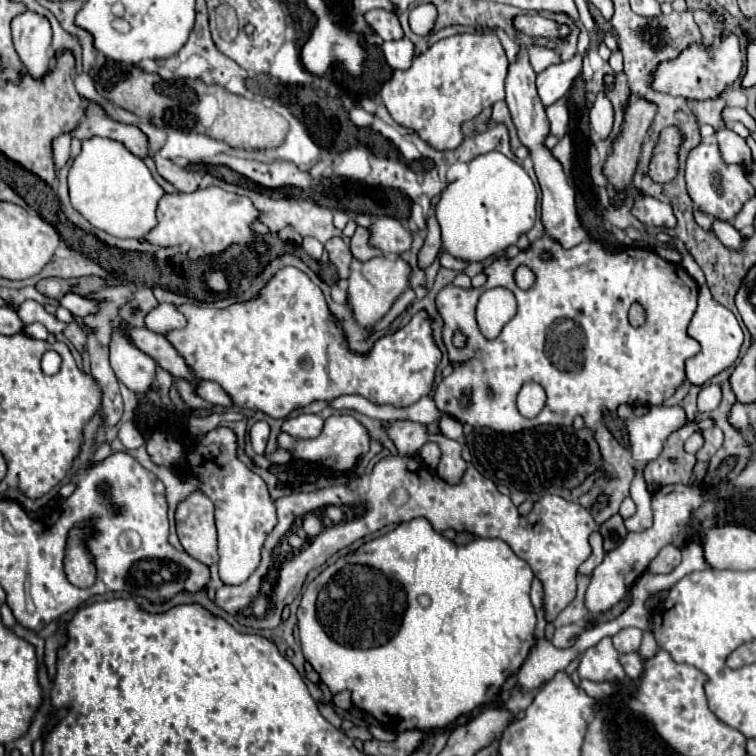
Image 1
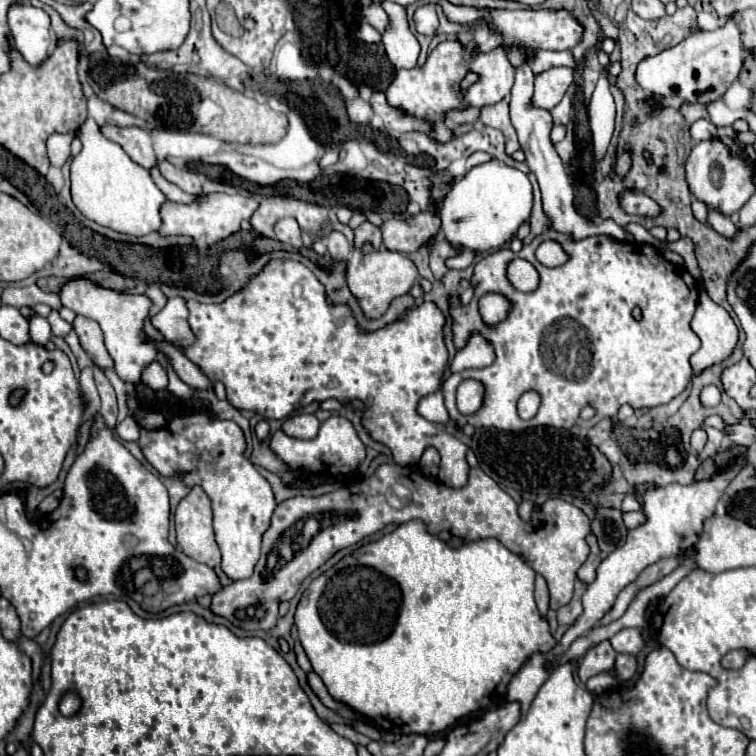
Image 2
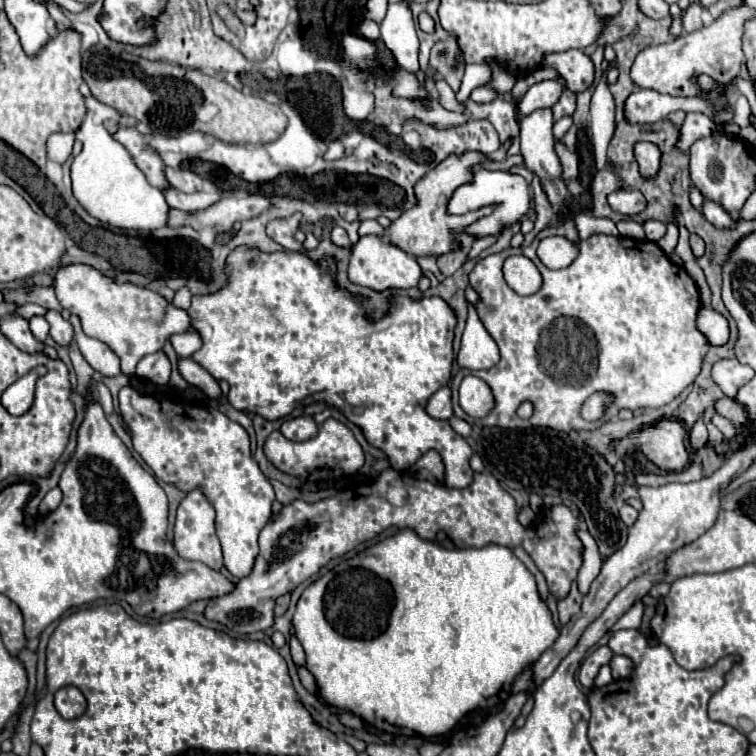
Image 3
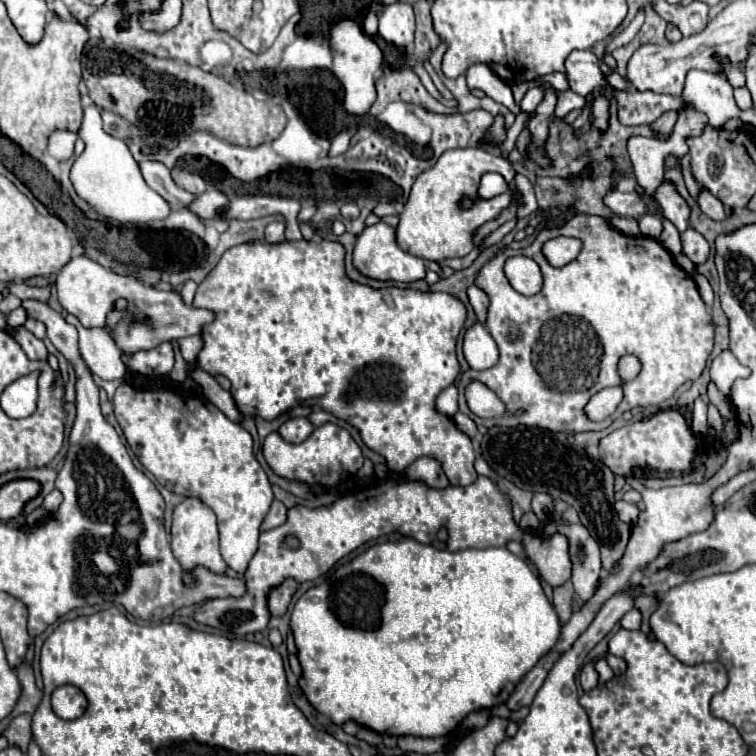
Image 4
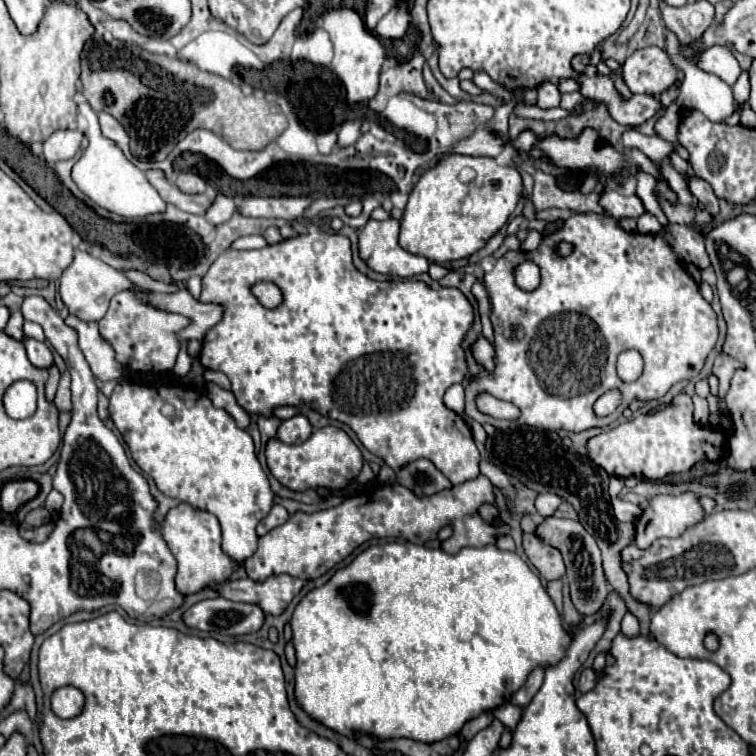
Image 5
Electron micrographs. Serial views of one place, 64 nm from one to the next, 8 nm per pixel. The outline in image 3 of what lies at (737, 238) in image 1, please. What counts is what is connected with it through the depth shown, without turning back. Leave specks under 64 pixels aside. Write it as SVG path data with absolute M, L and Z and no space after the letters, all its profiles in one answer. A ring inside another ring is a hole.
M706 200L702 206L702 214L706 216L708 222L712 222L716 228L730 228L732 226L732 218L728 216L728 212L724 208L720 208L720 204Z

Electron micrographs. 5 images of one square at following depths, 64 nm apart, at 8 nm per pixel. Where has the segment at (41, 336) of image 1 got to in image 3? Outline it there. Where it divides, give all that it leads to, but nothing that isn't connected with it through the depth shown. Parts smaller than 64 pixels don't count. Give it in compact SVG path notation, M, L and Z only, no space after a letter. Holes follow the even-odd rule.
M34 316L34 318L30 318L30 330L32 330L34 338L38 338L40 342L44 342L46 336L48 336L50 326L48 326L46 318L42 318L42 316Z

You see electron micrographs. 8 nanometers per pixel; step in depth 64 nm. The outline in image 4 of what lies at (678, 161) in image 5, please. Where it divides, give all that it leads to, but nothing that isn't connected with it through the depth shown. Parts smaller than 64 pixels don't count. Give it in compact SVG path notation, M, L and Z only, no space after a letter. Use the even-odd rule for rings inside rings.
M688 166L684 168L684 182L686 182L686 188L688 188L690 196L692 196L694 200L698 200L698 194L700 194L700 184L694 180L694 176L692 176L692 172L688 170Z

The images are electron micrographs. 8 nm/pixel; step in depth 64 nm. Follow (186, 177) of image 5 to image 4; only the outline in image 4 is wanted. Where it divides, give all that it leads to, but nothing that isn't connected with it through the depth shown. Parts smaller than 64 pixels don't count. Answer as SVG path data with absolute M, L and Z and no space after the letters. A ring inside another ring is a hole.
M172 170L172 178L176 182L176 186L180 186L182 190L190 192L190 194L202 194L206 190L206 182L198 176L198 174L192 174L188 170Z

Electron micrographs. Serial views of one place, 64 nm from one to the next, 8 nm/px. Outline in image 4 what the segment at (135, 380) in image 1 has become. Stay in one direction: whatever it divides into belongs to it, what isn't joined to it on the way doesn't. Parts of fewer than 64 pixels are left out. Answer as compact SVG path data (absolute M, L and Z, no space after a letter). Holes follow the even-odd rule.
M74 256L56 276L58 302L64 310L74 314L84 328L106 328L106 316L116 308L118 298L126 298L128 316L120 318L120 322L112 328L110 338L116 342L118 350L126 356L132 356L140 350L152 350L162 342L172 342L184 336L200 334L200 328L212 322L212 312L190 308L182 302L178 292L162 292L152 286L140 284L132 276L120 276L112 270L102 268L98 262L86 256Z

